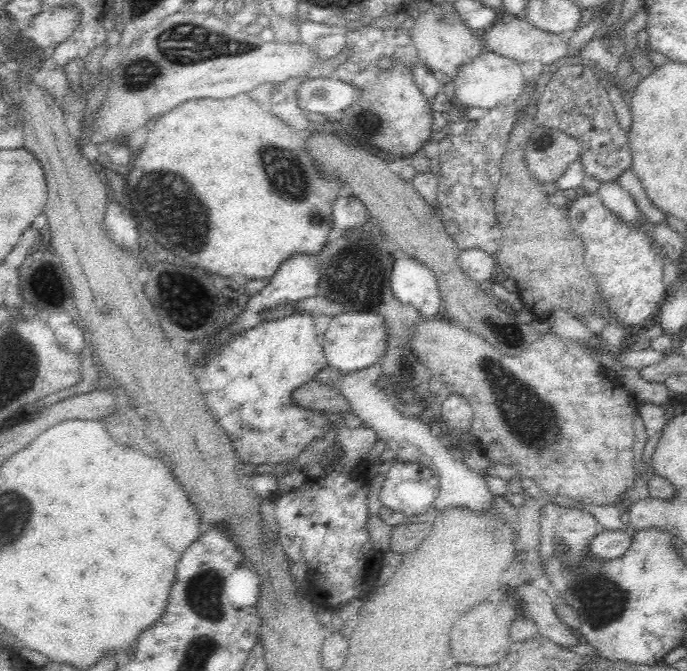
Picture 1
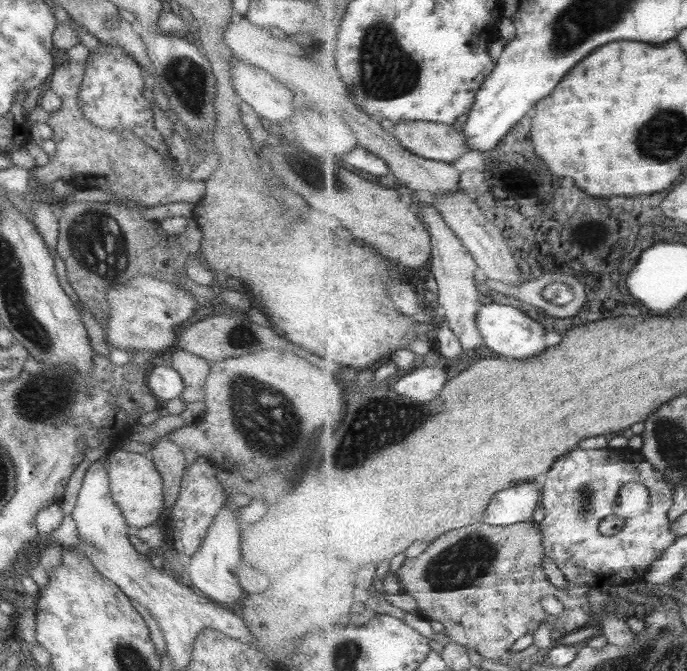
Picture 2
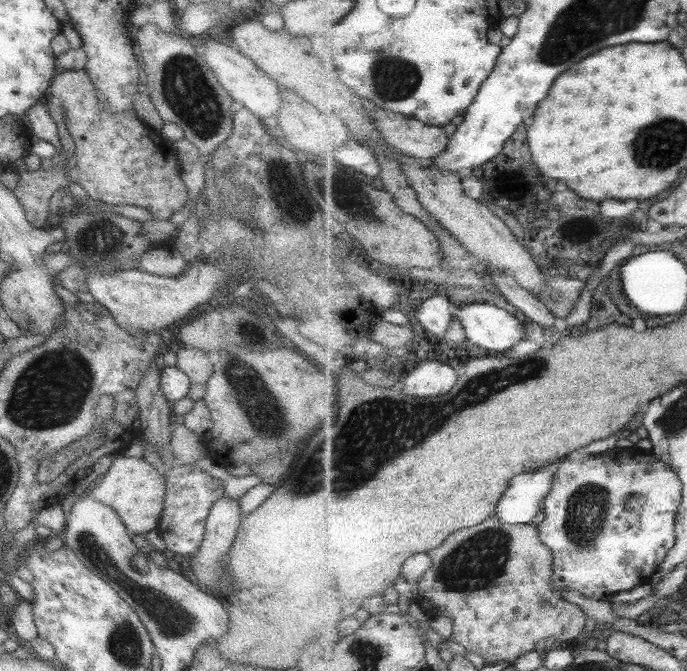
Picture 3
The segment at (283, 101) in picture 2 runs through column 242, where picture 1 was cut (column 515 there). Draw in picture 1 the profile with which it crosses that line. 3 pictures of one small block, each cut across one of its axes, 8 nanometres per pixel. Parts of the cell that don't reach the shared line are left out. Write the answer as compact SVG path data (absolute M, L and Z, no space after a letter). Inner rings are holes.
M485 50L470 62L463 64L458 74L453 78L455 84L455 96L453 104L466 106L474 106L474 108L491 109L496 104L506 104L506 102L514 102L528 84L528 80L524 77L522 68L514 59L500 56L492 51Z

